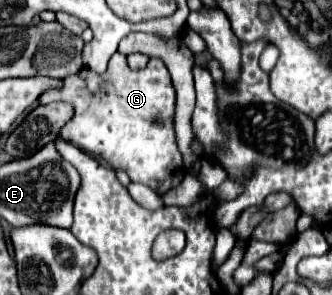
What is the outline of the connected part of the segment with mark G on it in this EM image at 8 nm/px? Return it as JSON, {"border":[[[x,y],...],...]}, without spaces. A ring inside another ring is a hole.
{"border":[[[116,53],[104,77],[84,67],[80,73],[68,75],[62,87],[46,89],[38,97],[40,105],[52,101],[66,101],[74,107],[74,117],[60,129],[58,137],[90,155],[98,155],[112,169],[126,171],[130,181],[148,185],[162,195],[184,179],[182,155],[174,135],[176,93],[170,73],[160,59],[150,59],[144,69],[132,71],[126,57]],[[154,119],[158,119],[158,123],[152,123]]]}

